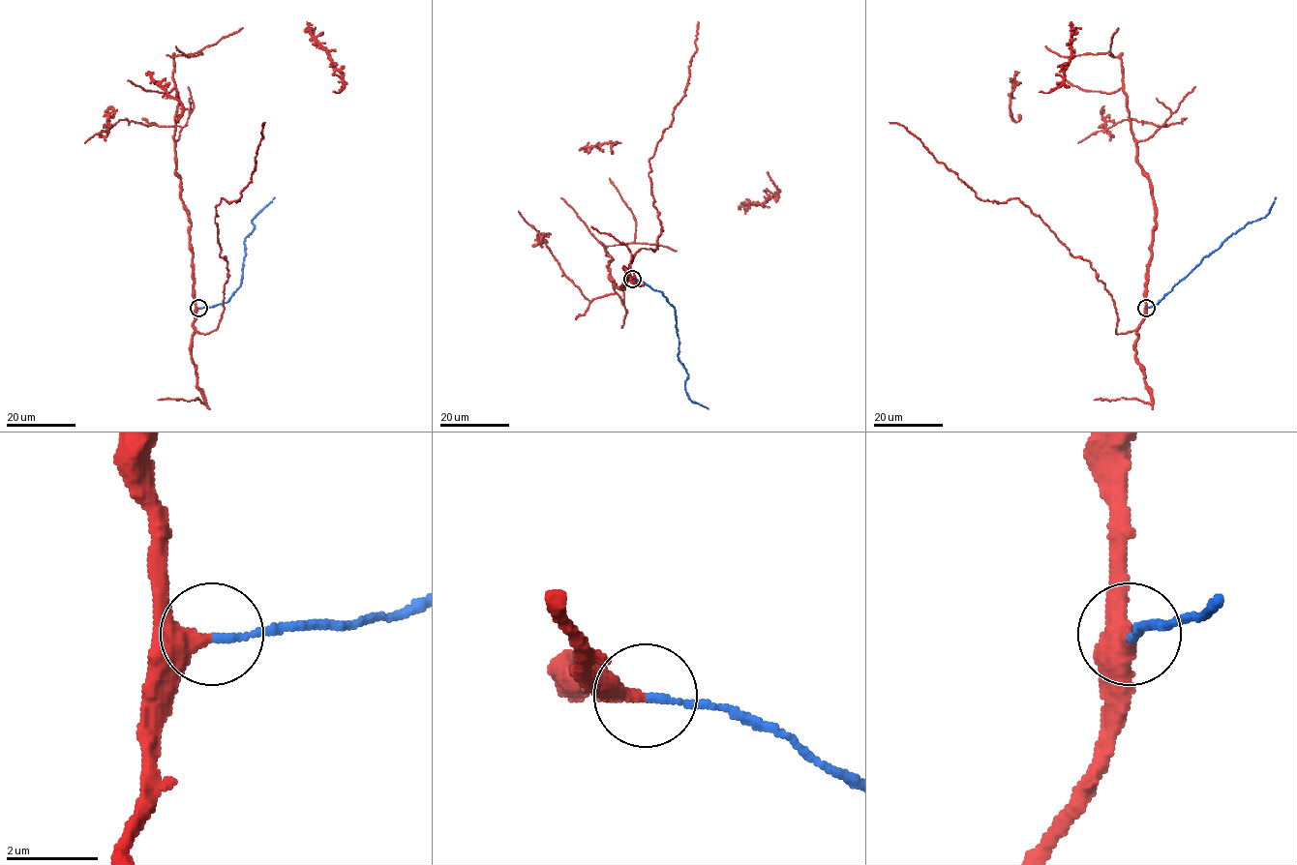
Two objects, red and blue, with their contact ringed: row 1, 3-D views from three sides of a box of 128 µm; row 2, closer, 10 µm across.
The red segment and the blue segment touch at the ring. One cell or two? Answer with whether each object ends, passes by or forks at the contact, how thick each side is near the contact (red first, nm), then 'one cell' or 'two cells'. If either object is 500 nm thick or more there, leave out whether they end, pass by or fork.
red ends | blue ends | 400/160 nm | one cell

